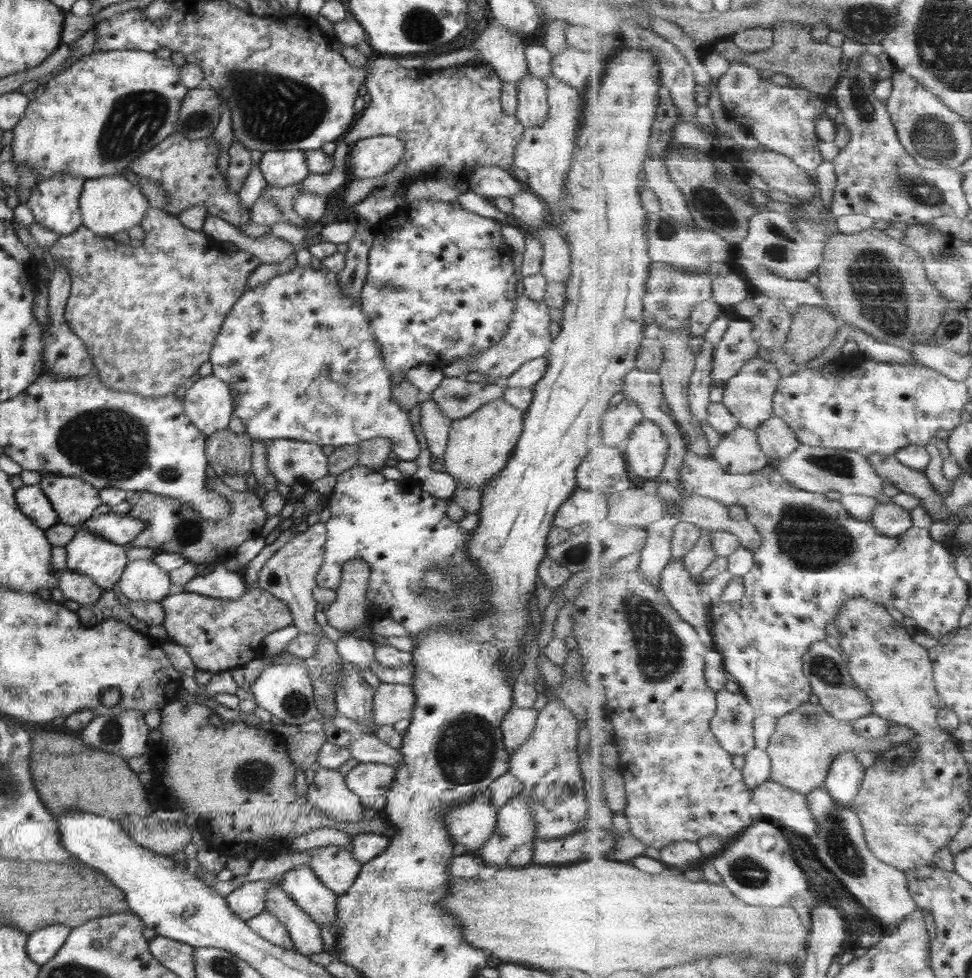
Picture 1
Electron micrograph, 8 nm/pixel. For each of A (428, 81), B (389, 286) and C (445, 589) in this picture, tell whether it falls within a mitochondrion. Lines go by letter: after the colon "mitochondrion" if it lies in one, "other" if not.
A: other
B: mitochondrion
C: mitochondrion

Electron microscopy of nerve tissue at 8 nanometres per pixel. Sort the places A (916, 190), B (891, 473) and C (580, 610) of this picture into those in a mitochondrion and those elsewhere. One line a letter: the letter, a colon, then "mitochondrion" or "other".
A: mitochondrion
B: other
C: other

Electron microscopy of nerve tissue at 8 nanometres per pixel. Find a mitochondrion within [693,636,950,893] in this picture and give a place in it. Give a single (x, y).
(840, 845)

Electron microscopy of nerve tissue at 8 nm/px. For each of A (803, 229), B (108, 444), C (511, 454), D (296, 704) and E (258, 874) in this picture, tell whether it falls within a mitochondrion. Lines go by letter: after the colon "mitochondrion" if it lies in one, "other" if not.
A: other
B: mitochondrion
C: other
D: mitochondrion
E: other

